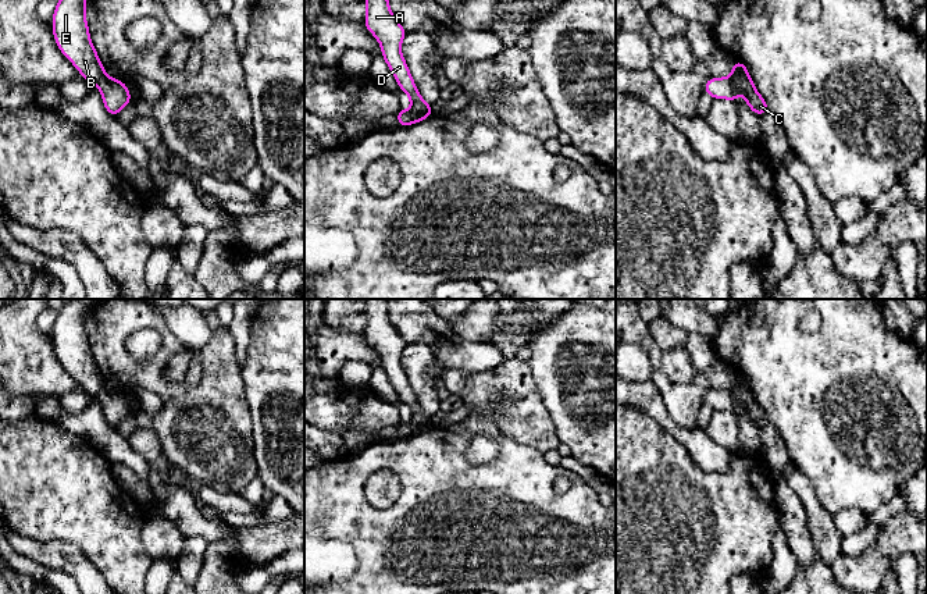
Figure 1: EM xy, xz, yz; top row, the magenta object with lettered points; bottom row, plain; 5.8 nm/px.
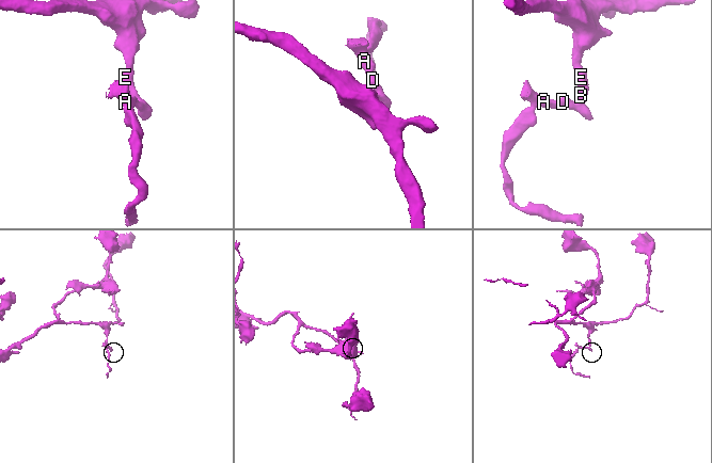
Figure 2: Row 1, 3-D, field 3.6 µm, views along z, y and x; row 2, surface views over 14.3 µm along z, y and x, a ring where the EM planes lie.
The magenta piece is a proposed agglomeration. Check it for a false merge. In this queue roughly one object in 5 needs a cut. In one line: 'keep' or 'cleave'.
cleave

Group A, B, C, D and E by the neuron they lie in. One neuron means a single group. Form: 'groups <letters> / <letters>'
groups A C D / B E

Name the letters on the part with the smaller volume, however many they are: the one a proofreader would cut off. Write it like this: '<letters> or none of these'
A, C, D

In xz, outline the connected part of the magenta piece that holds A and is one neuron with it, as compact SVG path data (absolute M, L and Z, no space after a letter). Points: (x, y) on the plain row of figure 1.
M385 299L366 300L366 338L377 349L382 359L382 369L391 380L400 401L407 405L411 413L411 435L423 433L432 427L431 416L428 416L418 405L409 378L402 367L400 356L406 348L404 339L392 326L388 316L388 305Z

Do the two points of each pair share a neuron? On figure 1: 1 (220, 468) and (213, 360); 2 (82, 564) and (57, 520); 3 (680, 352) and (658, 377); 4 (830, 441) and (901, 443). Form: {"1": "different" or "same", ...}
{"1": "same", "2": "different", "3": "different", "4": "same"}

